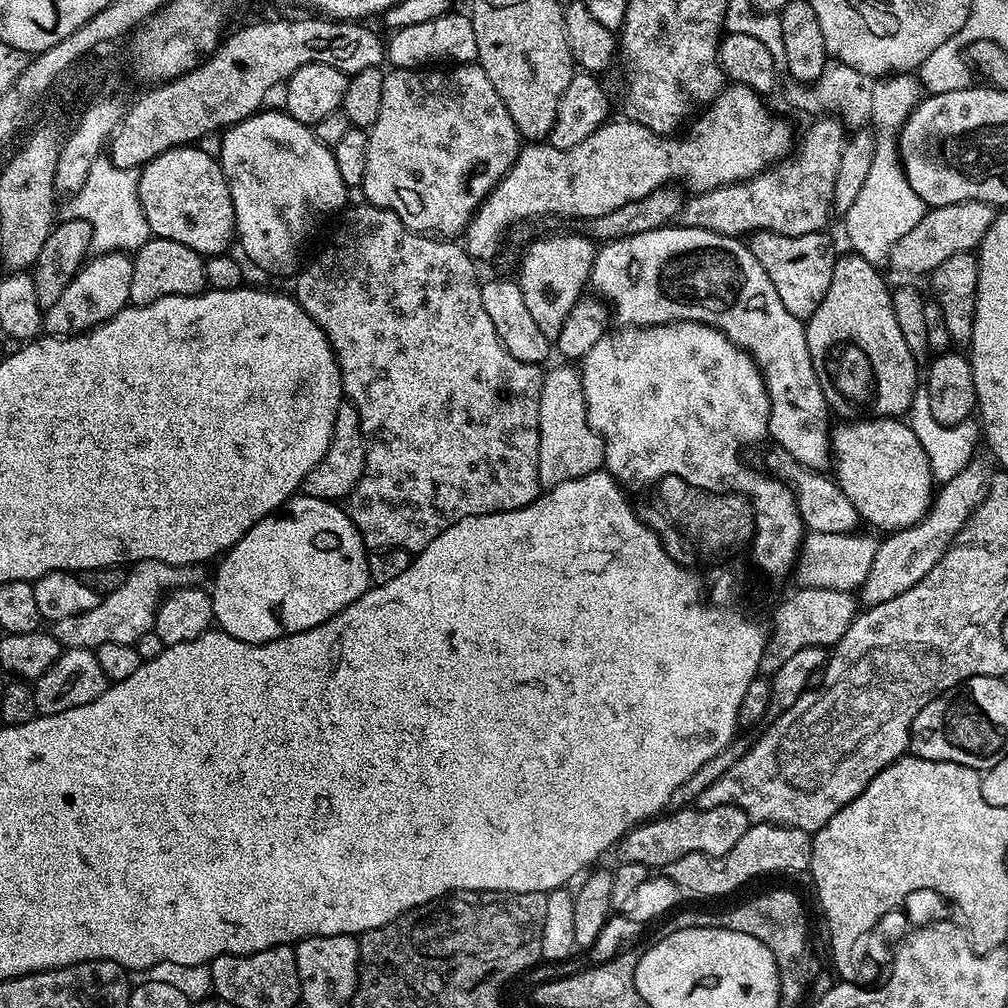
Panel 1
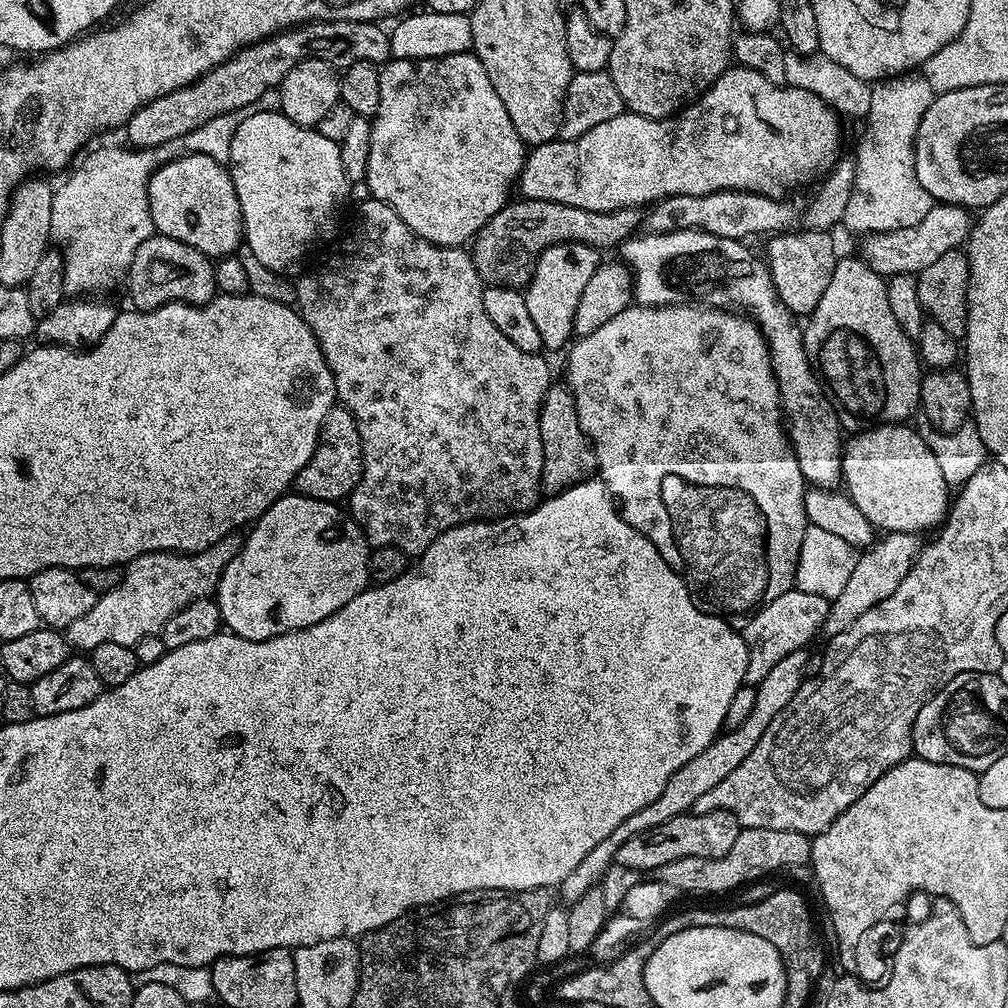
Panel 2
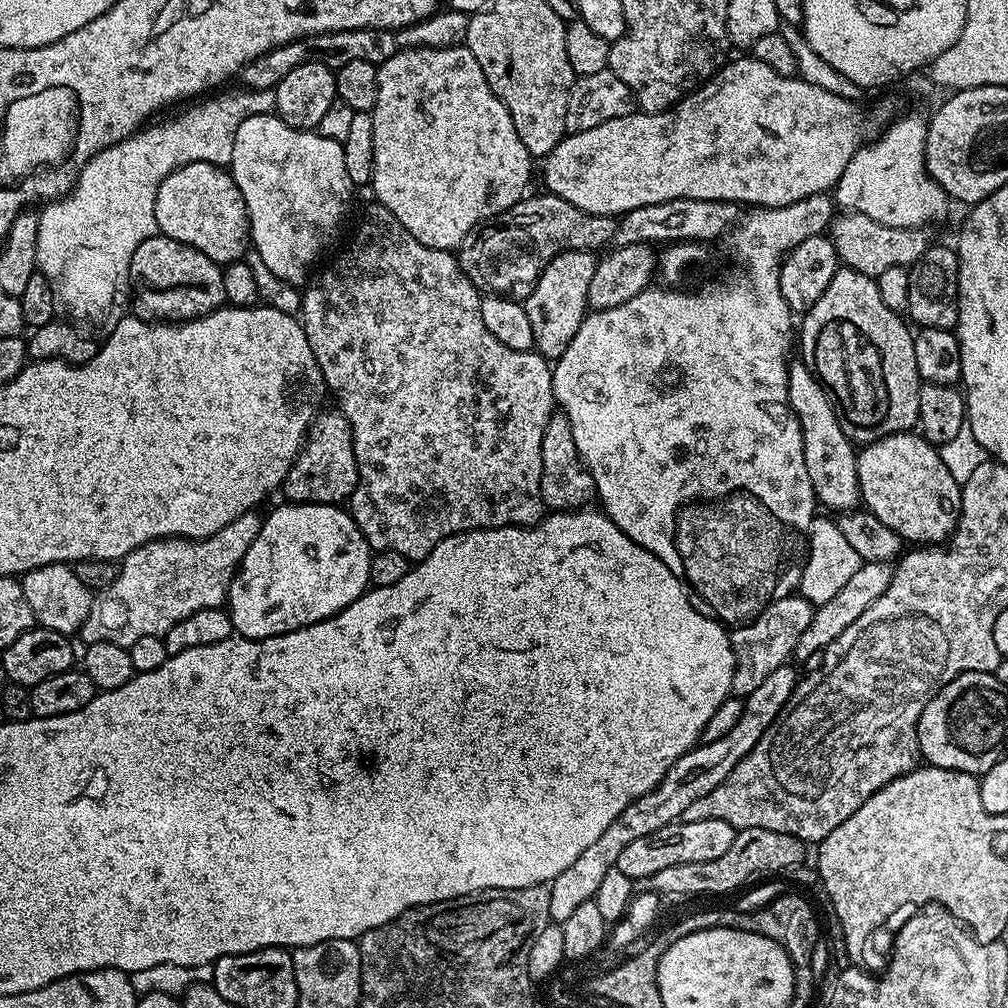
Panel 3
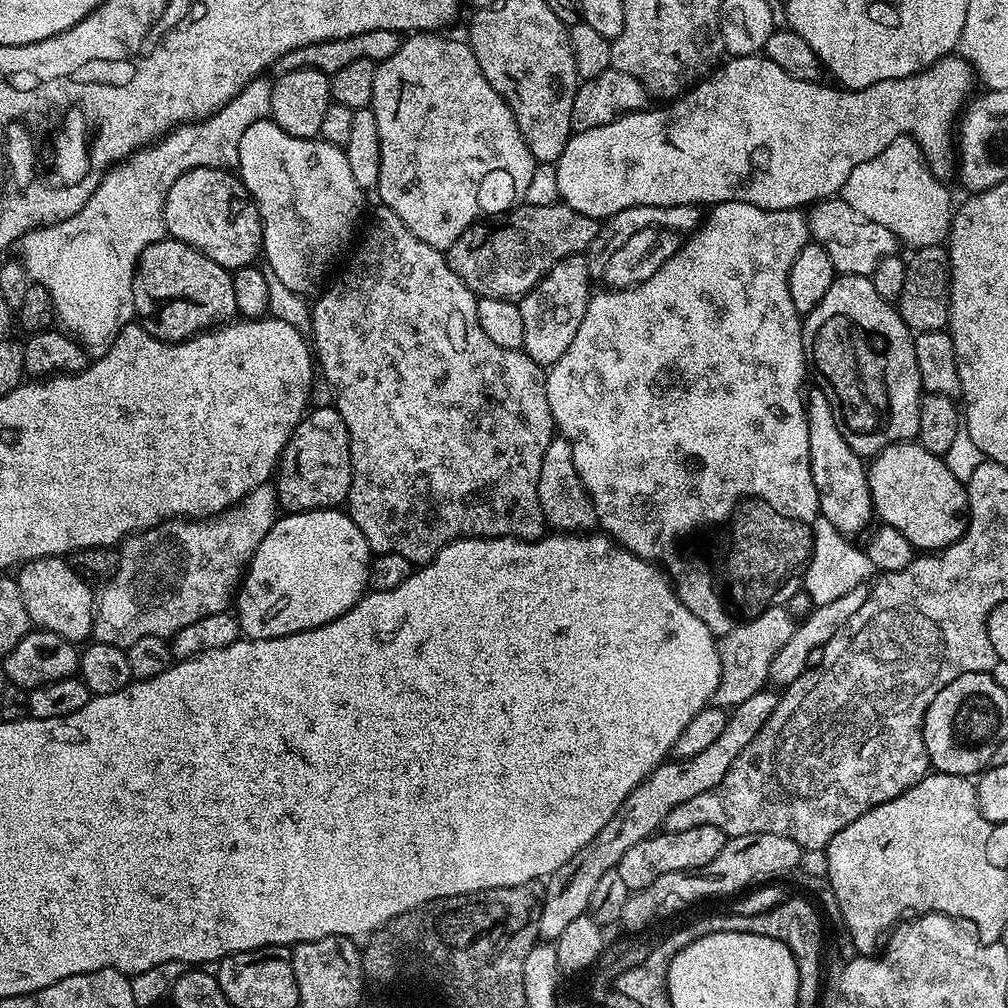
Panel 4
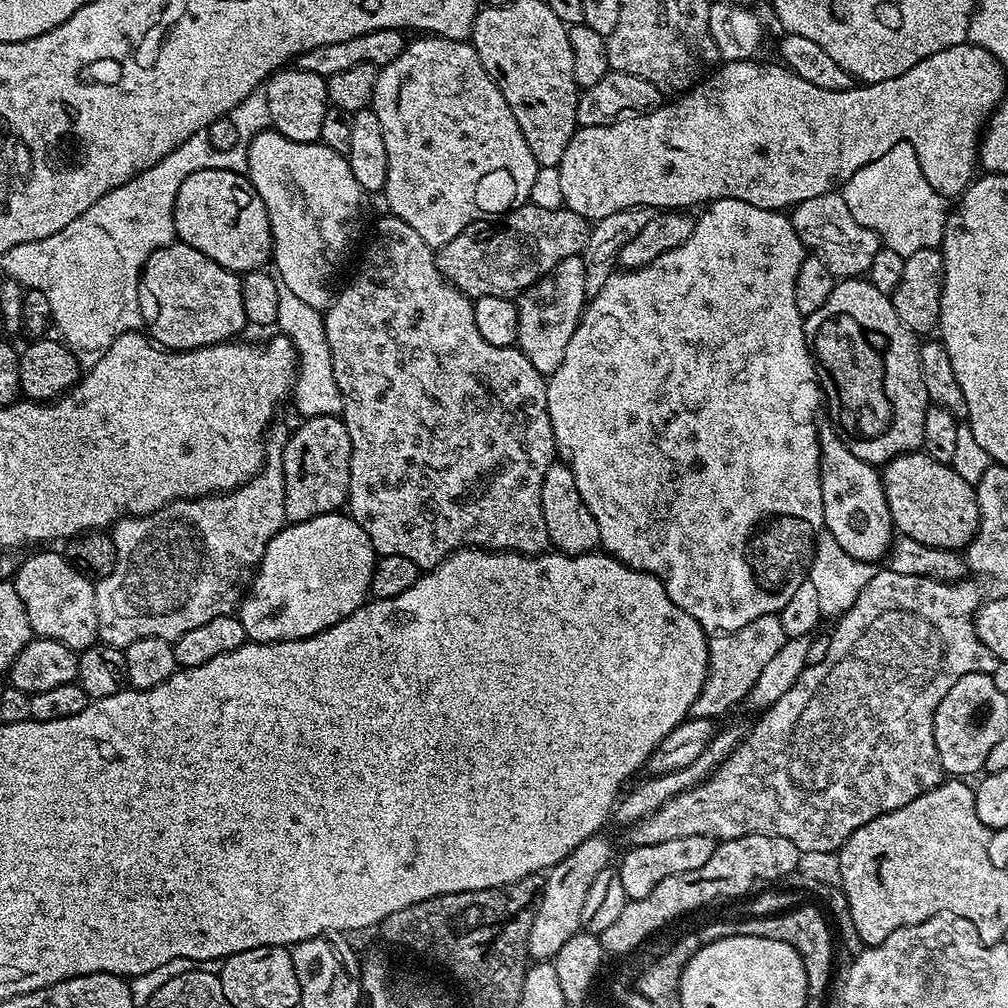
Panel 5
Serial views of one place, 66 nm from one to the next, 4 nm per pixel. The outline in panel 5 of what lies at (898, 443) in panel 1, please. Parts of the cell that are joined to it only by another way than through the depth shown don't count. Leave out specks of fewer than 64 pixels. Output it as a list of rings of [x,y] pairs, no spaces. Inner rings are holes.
[[[917,450],[896,456],[890,463],[883,465],[882,479],[884,493],[890,510],[892,527],[899,535],[914,538],[914,542],[922,542],[935,548],[967,549],[968,543],[976,536],[980,525],[980,511],[976,505],[976,490],[966,482],[966,478],[958,478],[958,474],[950,464],[934,462],[924,451]]]

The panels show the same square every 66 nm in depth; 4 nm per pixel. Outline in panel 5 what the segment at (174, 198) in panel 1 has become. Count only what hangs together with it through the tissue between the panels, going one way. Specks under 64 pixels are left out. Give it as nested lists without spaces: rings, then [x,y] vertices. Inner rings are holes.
[[[203,168],[190,174],[178,186],[172,213],[179,243],[202,250],[206,258],[234,273],[263,269],[271,261],[270,214],[266,214],[266,202],[258,198],[247,175],[221,168]]]

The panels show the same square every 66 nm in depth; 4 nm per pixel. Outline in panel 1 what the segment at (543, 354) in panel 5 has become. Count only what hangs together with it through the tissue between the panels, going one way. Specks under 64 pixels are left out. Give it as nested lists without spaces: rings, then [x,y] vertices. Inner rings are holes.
[[[556,232],[553,236],[540,236],[525,250],[524,257],[520,260],[518,283],[530,315],[542,334],[555,338],[562,328],[562,322],[566,322],[566,314],[570,314],[572,307],[582,299],[585,291],[583,288],[587,289],[592,279],[597,251],[591,235],[579,236],[576,232]]]

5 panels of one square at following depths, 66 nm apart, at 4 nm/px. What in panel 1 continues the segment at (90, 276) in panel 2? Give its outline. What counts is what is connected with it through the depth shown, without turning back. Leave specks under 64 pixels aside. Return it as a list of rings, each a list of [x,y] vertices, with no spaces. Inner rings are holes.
[[[99,158],[90,166],[82,188],[70,196],[71,215],[75,219],[90,222],[90,248],[93,253],[135,250],[150,238],[146,214],[140,205],[139,181],[140,177],[133,169],[120,168],[111,159]]]

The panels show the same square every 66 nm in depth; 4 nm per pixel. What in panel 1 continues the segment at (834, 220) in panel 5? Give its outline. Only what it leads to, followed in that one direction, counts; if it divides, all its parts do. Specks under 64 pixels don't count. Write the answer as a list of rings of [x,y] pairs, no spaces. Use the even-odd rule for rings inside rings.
[[[977,200],[928,208],[918,222],[918,226],[914,226],[914,230],[910,230],[906,234],[902,234],[902,238],[898,238],[891,254],[888,255],[888,264],[896,267],[900,272],[909,272],[912,276],[920,276],[923,272],[924,275],[931,274],[953,254],[979,249],[980,242],[986,234],[986,230],[990,230],[996,213],[997,209],[993,205],[983,204]]]

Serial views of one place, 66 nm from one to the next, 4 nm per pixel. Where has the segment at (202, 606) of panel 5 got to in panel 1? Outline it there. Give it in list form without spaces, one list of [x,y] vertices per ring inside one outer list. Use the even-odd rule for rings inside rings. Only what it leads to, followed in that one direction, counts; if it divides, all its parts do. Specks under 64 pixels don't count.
[[[144,560],[141,564],[133,564],[127,569],[122,586],[114,590],[114,594],[105,596],[94,606],[94,610],[86,610],[81,616],[71,616],[55,621],[50,631],[53,638],[60,643],[61,649],[90,648],[95,650],[102,642],[122,642],[135,644],[136,640],[153,631],[156,622],[156,611],[161,600],[173,588],[187,588],[195,585],[201,569],[196,566],[177,566]]]

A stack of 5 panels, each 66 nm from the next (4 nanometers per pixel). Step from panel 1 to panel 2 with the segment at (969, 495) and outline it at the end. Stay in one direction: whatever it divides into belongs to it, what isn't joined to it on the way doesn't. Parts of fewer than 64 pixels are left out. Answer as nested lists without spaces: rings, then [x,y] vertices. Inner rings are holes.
[[[889,532],[881,535],[871,548],[861,551],[856,558],[854,574],[850,574],[850,582],[846,582],[846,587],[842,589],[842,594],[838,594],[830,602],[828,617],[822,629],[825,637],[831,638],[842,634],[866,610],[870,610],[878,602],[890,598],[894,590],[898,590],[898,585],[906,574],[914,566],[916,559],[920,557],[922,549],[921,537],[914,532]]]

